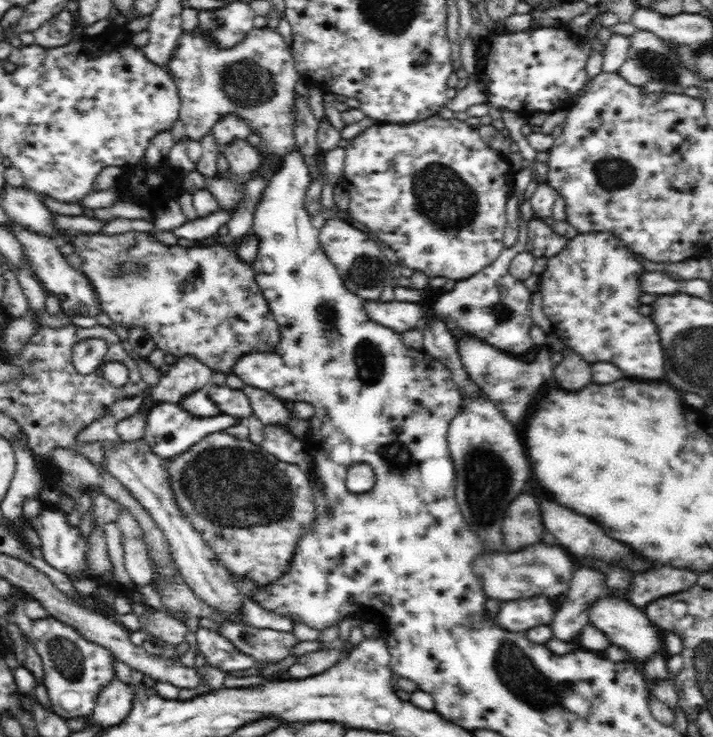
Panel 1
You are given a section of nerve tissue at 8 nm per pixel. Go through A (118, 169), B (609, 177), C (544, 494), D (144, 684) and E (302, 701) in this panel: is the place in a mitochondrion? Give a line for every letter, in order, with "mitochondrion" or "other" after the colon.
A: other
B: mitochondrion
C: other
D: other
E: other

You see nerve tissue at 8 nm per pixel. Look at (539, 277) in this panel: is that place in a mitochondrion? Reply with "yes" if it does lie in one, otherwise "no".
no

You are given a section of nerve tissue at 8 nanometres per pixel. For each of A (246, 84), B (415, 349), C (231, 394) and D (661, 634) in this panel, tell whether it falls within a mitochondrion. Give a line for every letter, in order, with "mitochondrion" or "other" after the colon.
A: mitochondrion
B: other
C: other
D: other

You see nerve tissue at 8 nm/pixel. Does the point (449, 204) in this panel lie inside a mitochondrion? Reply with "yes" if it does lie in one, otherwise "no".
yes

